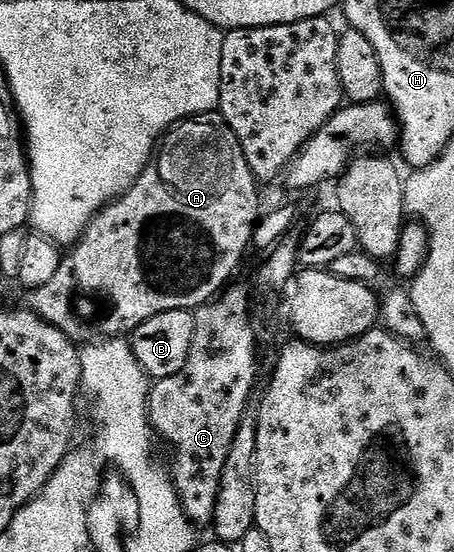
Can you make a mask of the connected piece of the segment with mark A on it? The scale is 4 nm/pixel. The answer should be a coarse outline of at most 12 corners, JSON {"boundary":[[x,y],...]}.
{"boundary":[[220,111],[159,141],[28,307],[74,342],[196,310],[253,242]]}

